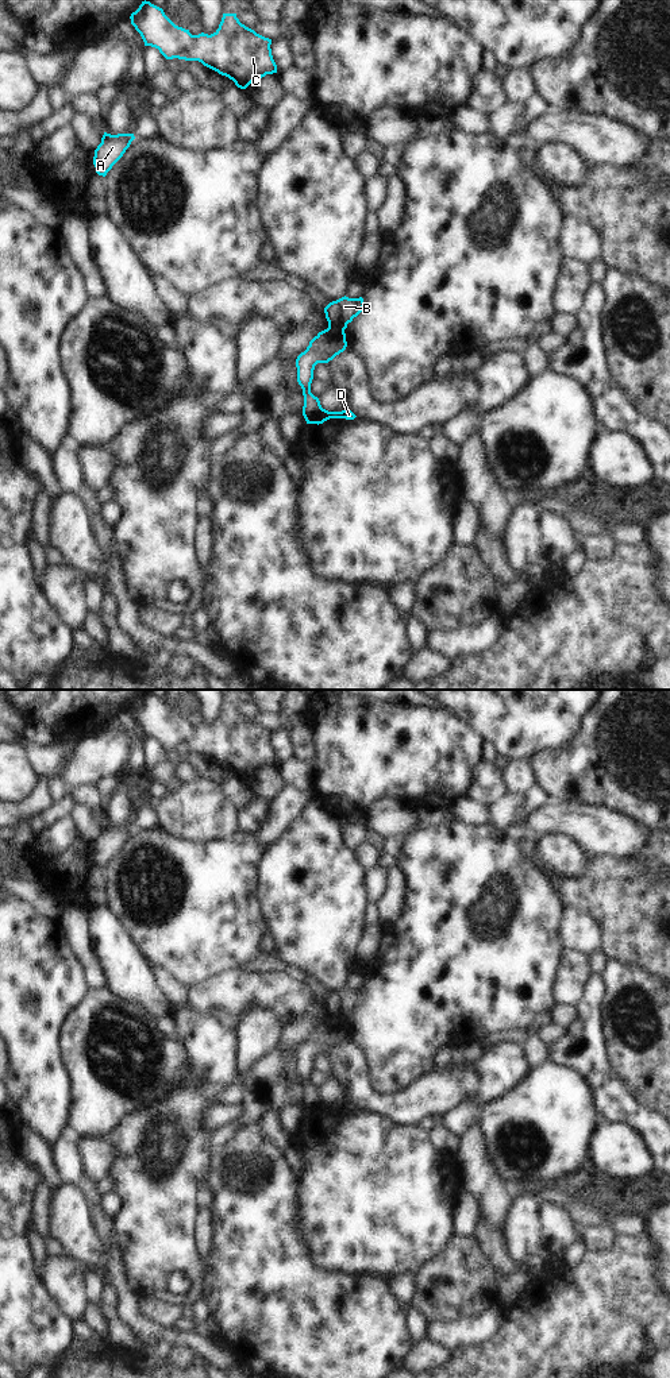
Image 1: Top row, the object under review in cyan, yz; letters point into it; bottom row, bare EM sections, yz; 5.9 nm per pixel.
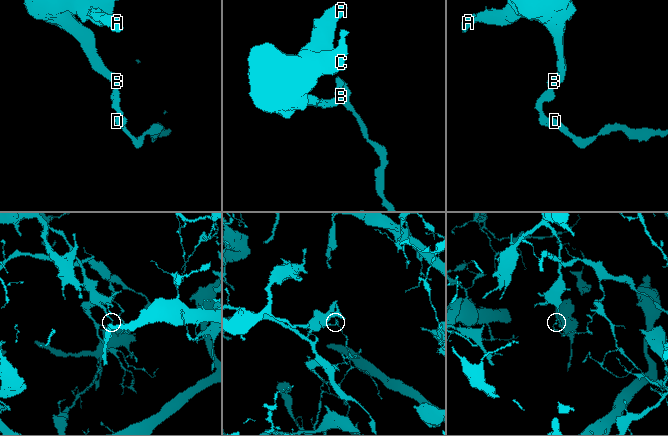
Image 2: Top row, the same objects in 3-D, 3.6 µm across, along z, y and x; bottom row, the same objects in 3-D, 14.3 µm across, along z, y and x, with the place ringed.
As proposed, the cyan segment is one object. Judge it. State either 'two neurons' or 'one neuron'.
two neurons

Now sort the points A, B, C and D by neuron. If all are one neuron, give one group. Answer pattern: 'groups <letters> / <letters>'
groups A B C / D

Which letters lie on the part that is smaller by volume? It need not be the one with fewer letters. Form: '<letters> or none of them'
D

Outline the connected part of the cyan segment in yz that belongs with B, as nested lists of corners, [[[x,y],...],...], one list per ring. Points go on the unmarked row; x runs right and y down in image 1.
[[[342,988],[336,992],[330,993],[324,999],[326,1010],[328,1012],[328,1019],[340,1023],[347,1019],[347,1015],[357,1008],[365,997],[363,989],[349,989]]]

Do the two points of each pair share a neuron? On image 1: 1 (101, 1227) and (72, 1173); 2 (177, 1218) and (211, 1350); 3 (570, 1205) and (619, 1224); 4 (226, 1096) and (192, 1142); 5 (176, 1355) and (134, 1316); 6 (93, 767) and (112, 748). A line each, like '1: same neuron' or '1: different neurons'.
1: same neuron
2: different neurons
3: same neuron
4: different neurons
5: different neurons
6: same neuron

